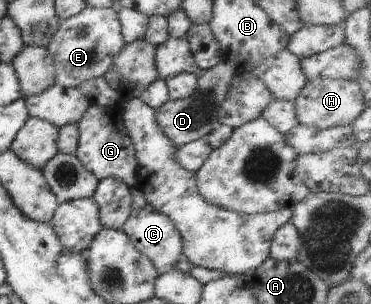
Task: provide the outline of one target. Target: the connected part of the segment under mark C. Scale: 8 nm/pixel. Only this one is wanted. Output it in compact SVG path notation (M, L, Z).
M133 187L130 192L132 193L132 212L122 230L129 236L141 256L151 260L151 264L157 269L159 275L177 270L177 263L184 258L184 255L180 234L175 230L171 219L155 211L149 203L145 202L145 197L139 188Z

